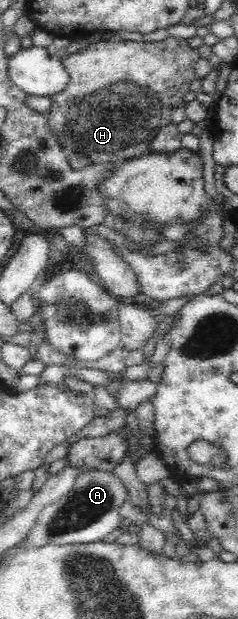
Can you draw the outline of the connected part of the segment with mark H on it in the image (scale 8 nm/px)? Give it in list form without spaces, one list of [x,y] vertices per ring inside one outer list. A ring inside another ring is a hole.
[[[169,34],[158,42],[99,40],[82,52],[61,56],[70,80],[65,90],[48,96],[52,100],[52,108],[47,114],[49,128],[67,154],[82,154],[92,163],[110,163],[120,167],[130,159],[146,155],[150,153],[150,143],[158,132],[172,123],[172,112],[184,106],[190,84],[196,79],[194,65],[198,59],[197,49],[191,48],[186,39],[176,39]]]

